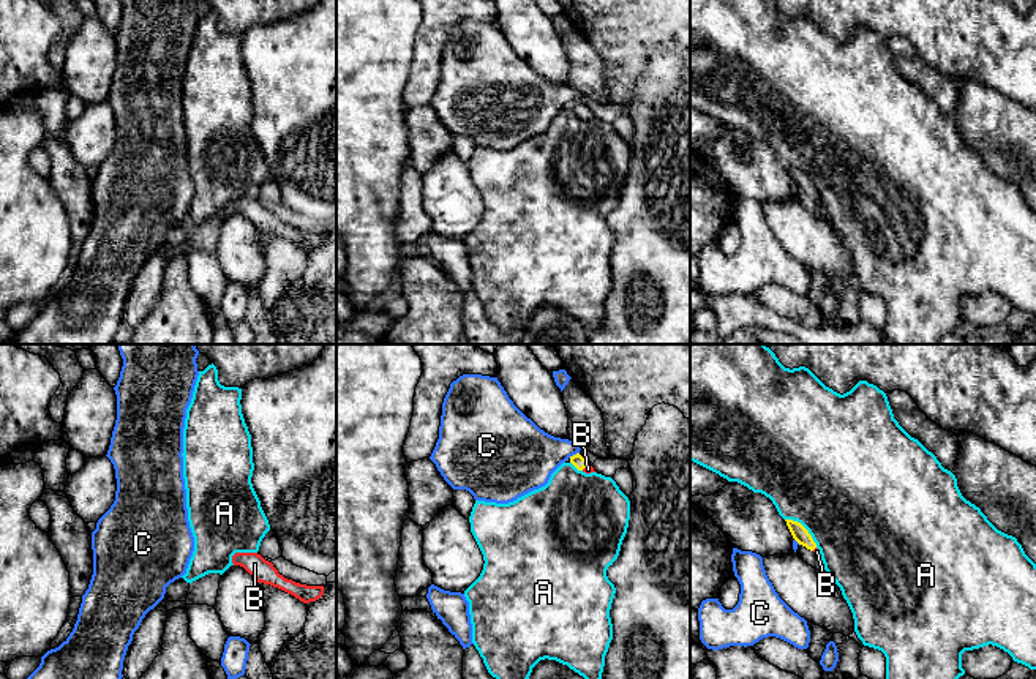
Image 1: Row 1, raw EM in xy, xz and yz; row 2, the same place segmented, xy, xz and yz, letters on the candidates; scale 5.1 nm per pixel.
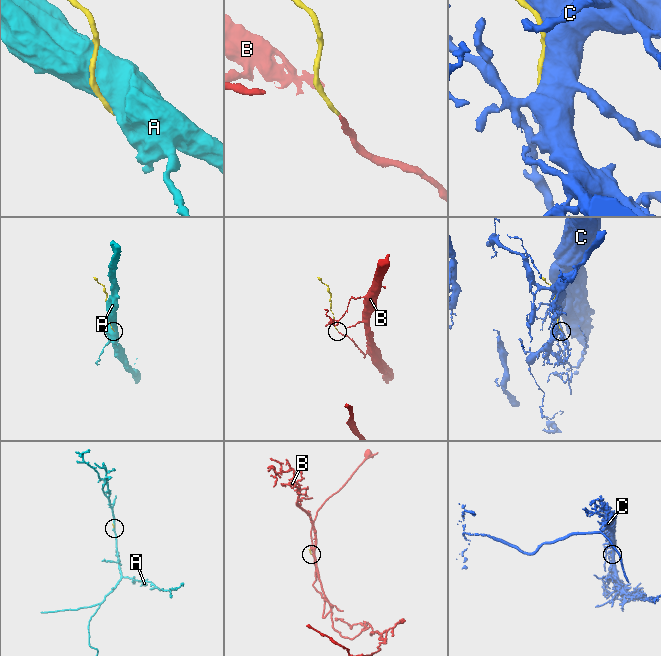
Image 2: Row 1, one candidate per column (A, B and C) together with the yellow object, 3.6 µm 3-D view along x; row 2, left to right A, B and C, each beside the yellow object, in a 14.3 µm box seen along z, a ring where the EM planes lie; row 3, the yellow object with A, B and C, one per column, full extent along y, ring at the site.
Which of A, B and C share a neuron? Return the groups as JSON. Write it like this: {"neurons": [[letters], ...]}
{"neurons": [["A"], ["B"], ["C"]]}

